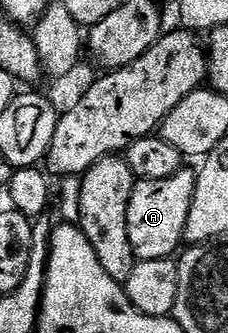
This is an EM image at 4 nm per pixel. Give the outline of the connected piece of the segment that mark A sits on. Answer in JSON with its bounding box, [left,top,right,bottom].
[128,170,197,260]

